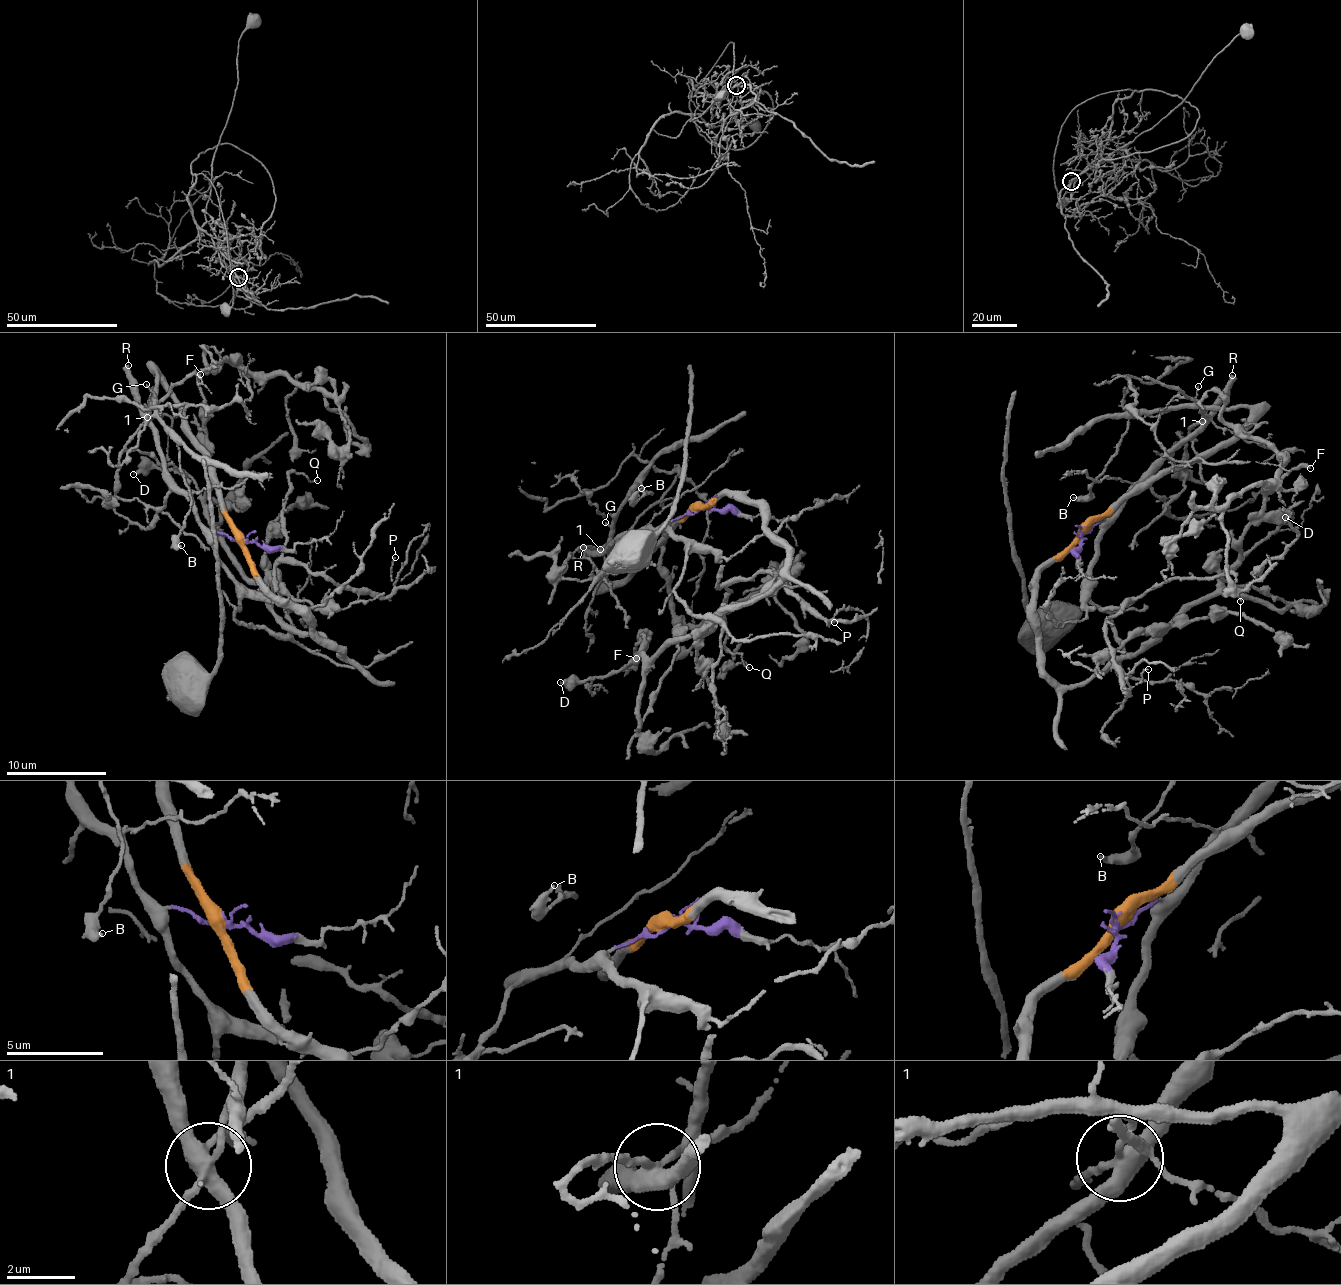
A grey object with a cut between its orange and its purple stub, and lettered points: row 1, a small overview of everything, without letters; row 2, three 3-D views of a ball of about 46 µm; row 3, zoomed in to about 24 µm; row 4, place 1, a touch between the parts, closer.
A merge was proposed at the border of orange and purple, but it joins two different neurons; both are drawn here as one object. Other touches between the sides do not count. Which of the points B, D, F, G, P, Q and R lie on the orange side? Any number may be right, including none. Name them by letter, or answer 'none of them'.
B, D, F, G

